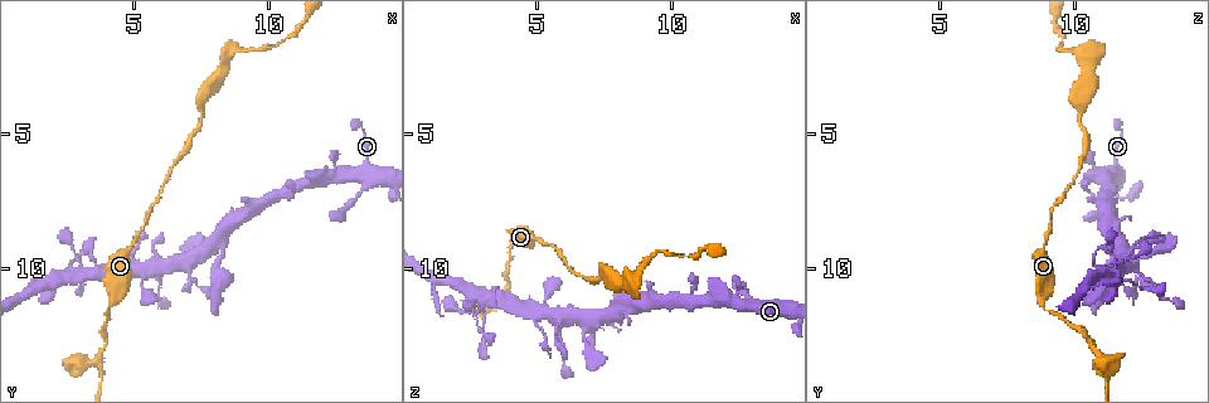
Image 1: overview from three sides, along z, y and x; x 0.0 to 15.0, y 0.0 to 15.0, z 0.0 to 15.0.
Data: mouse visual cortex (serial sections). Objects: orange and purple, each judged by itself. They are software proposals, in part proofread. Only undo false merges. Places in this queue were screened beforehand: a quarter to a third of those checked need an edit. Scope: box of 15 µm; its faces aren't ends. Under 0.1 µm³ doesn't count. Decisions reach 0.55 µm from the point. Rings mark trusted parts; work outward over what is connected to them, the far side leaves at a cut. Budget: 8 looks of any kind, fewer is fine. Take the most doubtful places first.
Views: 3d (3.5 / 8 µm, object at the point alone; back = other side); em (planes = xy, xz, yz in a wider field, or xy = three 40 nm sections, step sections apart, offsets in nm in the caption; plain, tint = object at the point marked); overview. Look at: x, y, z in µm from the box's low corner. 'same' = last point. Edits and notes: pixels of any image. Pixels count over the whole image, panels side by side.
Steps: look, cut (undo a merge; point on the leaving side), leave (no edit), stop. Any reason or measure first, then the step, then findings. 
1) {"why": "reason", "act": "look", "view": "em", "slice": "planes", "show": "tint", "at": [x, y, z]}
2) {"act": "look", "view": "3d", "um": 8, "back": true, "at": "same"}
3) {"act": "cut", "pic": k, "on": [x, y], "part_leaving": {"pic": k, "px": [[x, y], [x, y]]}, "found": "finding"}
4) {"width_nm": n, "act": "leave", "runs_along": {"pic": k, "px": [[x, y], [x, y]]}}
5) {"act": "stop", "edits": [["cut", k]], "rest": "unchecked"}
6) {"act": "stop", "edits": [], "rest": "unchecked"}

{"why": "sudden change in width", "act": "look", "view": "3d", "um": 8, "at": [4.0, 11.5, 9.1]}

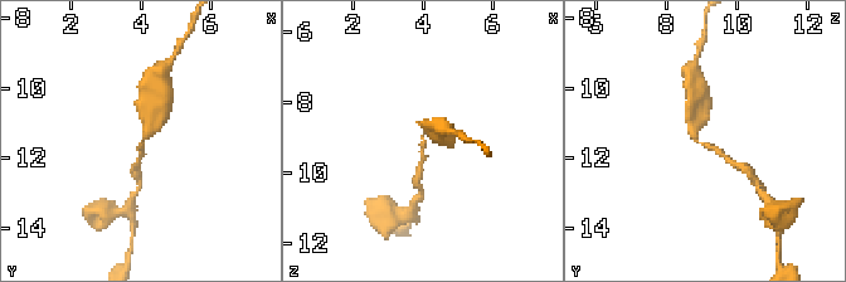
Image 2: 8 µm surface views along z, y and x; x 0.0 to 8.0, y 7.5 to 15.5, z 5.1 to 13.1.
{"why": "zoom in", "act": "look", "view": "3d", "um": 3.5, "at": [3.9, 11.6, 8.9]}

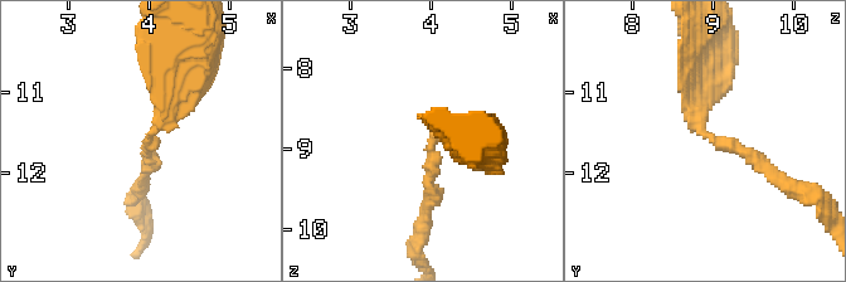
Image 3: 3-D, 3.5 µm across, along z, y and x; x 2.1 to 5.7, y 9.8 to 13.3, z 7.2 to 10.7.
{"act": "leave", "runs_along": {"pic": 3, "px": [[705, 71], [701, 129], [776, 175]]}, "found": "one cell here"}

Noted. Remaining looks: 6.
{"why": "thin arm on a thick one", "act": "look", "view": "em", "slice": "xy", "step": 3, "show": "tint", "at": [13.5, 6.5, 11.5]}

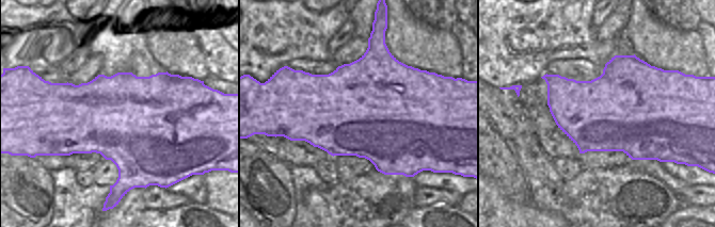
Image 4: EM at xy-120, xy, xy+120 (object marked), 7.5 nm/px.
{"act": "look", "view": "3d", "um": 3.5, "at": "same"}

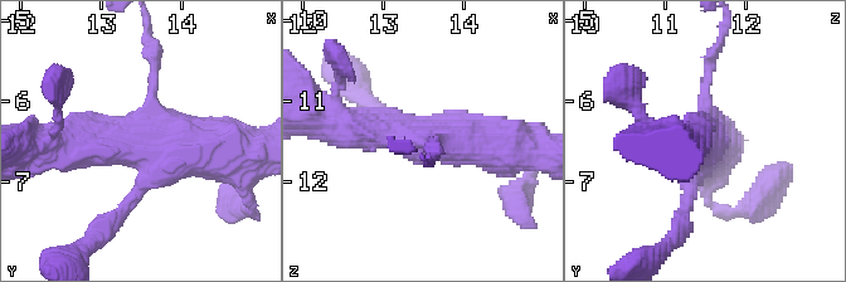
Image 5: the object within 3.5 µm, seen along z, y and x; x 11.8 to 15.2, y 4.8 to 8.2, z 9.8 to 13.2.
{"act": "leave", "runs_along": {"pic": 5, "px": [[152, 56], [137, 137], [57, 145]]}, "found": "all the same cell"}

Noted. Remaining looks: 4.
{"why": "small branch off a trunk", "act": "look", "view": "3d", "um": 3.5, "at": [3.2, 10.3, 11.1]}

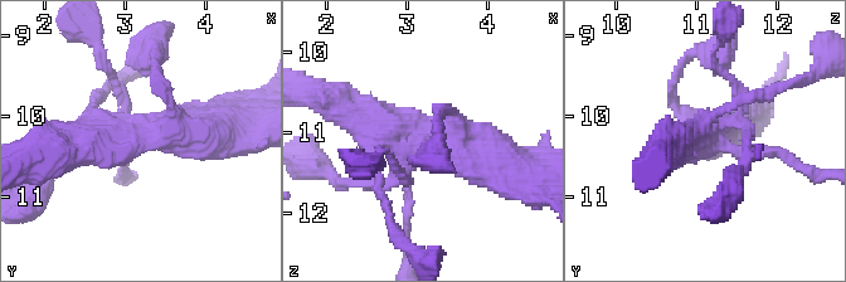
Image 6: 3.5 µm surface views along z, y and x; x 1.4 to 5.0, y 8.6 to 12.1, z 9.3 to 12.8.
{"why": "need the tissue", "act": "look", "view": "em", "slice": "xy", "step": 3, "show": "tint", "at": [3.10, 10.25, 11.05]}

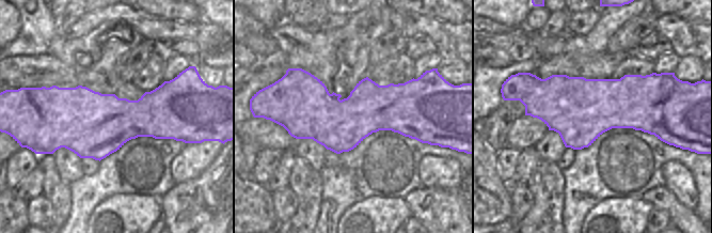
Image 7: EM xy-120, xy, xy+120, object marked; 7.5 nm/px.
{"act": "leave", "runs_along": {"pic": 6, "px": [[499, 154], [349, 108]]}, "found": "one cell here"}

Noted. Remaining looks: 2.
{"act": "stop", "edits": [], "rest": "unchecked"}

